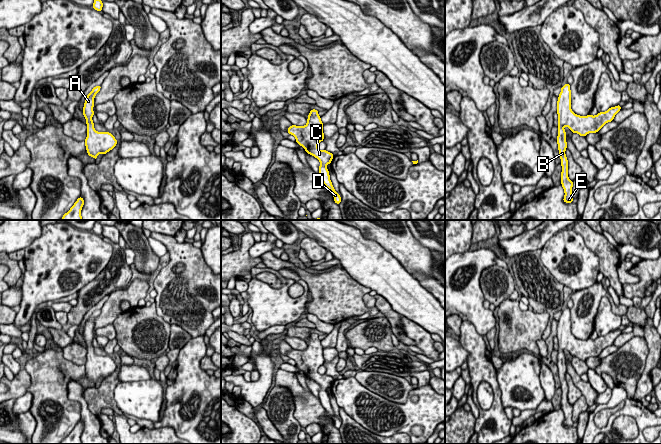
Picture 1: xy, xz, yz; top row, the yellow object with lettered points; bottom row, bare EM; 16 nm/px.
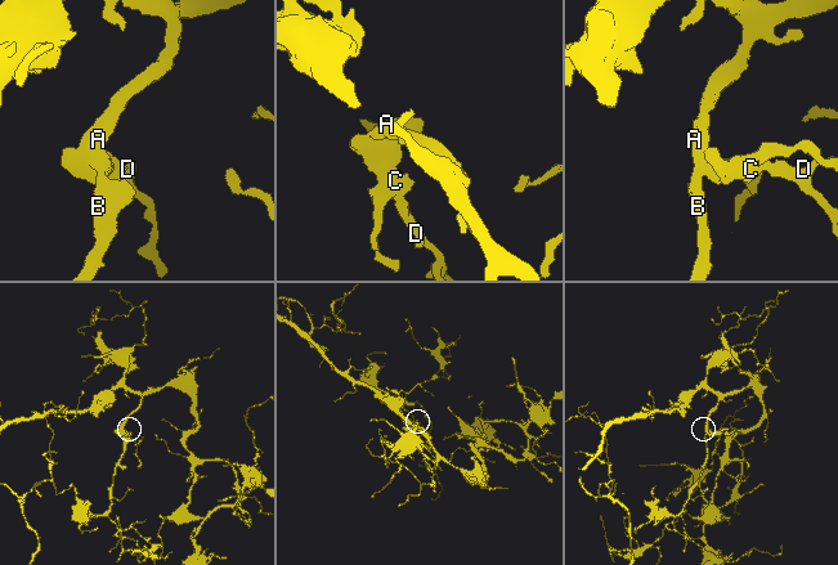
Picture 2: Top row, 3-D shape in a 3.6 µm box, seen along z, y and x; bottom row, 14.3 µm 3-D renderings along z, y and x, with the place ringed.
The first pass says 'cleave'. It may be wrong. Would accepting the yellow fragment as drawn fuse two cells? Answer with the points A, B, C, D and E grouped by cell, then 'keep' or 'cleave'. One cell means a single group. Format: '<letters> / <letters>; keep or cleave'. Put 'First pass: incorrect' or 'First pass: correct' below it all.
A B C D E; keep
First pass: incorrect

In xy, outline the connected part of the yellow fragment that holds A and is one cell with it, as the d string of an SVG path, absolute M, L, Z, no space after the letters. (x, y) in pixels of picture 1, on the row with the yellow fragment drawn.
M101 85L96 86L92 91L87 95L83 107L83 115L86 119L87 124L87 137L85 139L85 146L89 156L93 157L95 160L97 156L102 153L105 155L107 152L115 148L118 141L115 137L109 132L97 132L94 129L94 122L92 117L95 114L93 111L94 107L94 98L95 95L100 91Z

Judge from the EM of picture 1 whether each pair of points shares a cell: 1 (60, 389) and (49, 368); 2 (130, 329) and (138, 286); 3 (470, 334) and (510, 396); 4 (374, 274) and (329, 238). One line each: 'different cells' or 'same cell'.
1: same cell
2: different cells
3: different cells
4: same cell

